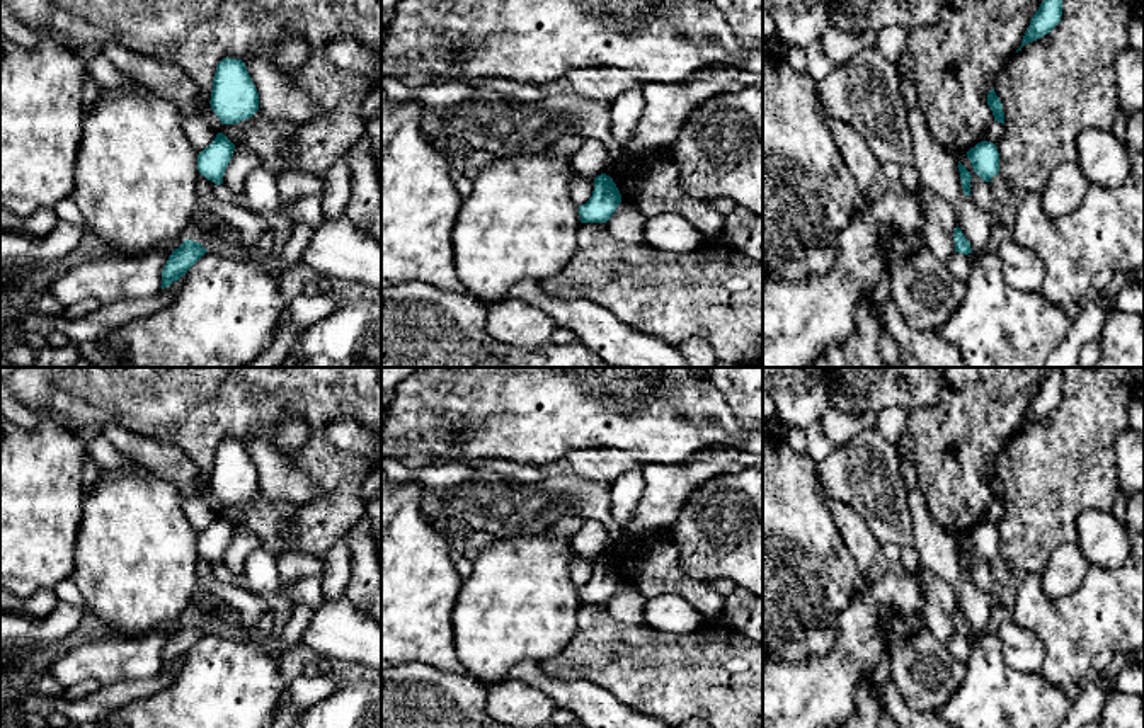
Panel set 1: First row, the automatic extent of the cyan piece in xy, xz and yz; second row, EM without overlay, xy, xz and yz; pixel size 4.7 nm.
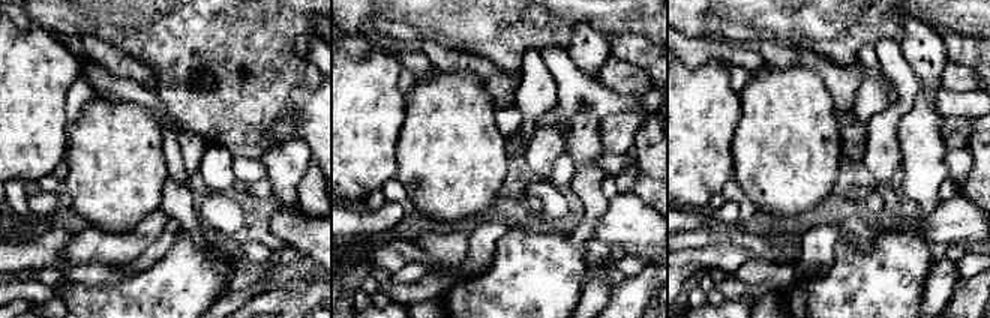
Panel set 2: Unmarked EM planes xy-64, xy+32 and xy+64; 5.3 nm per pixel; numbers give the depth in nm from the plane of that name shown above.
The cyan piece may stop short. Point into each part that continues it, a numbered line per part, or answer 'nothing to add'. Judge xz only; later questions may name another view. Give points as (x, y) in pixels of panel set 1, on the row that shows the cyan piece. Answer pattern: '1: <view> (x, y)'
nothing to add

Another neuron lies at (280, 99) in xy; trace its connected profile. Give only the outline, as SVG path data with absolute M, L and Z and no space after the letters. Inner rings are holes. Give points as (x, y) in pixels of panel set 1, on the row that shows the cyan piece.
M266 60L243 61L259 94L259 111L267 121L306 122L317 114L313 100L295 87L276 66Z

